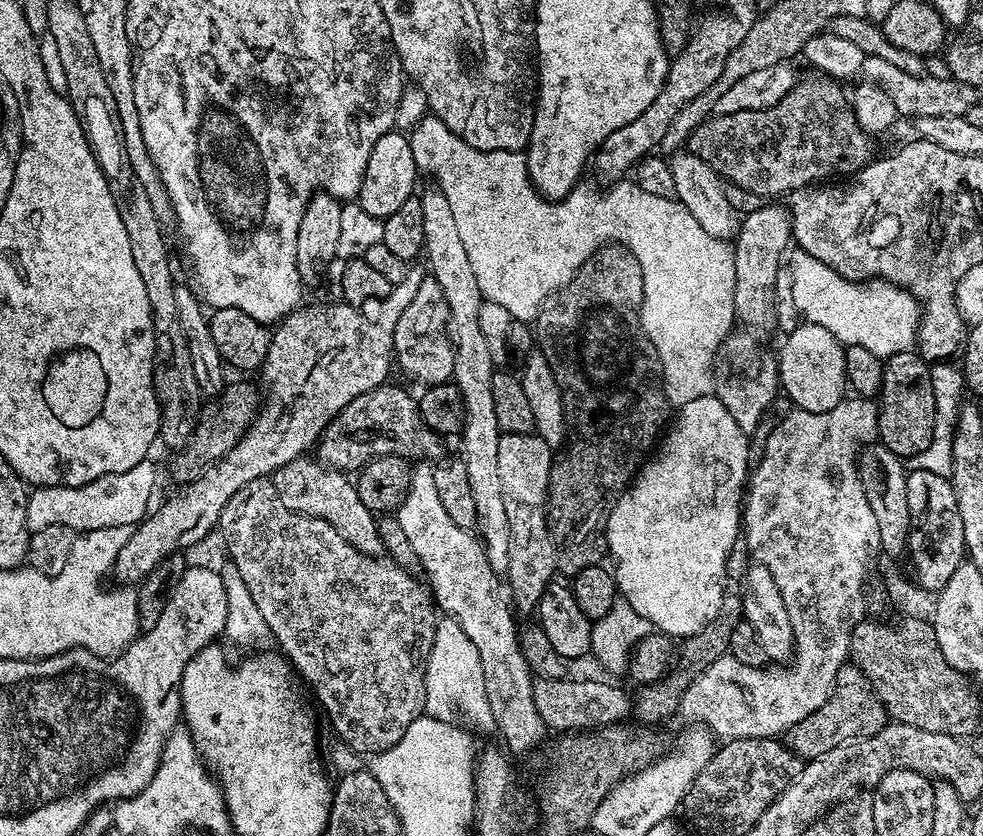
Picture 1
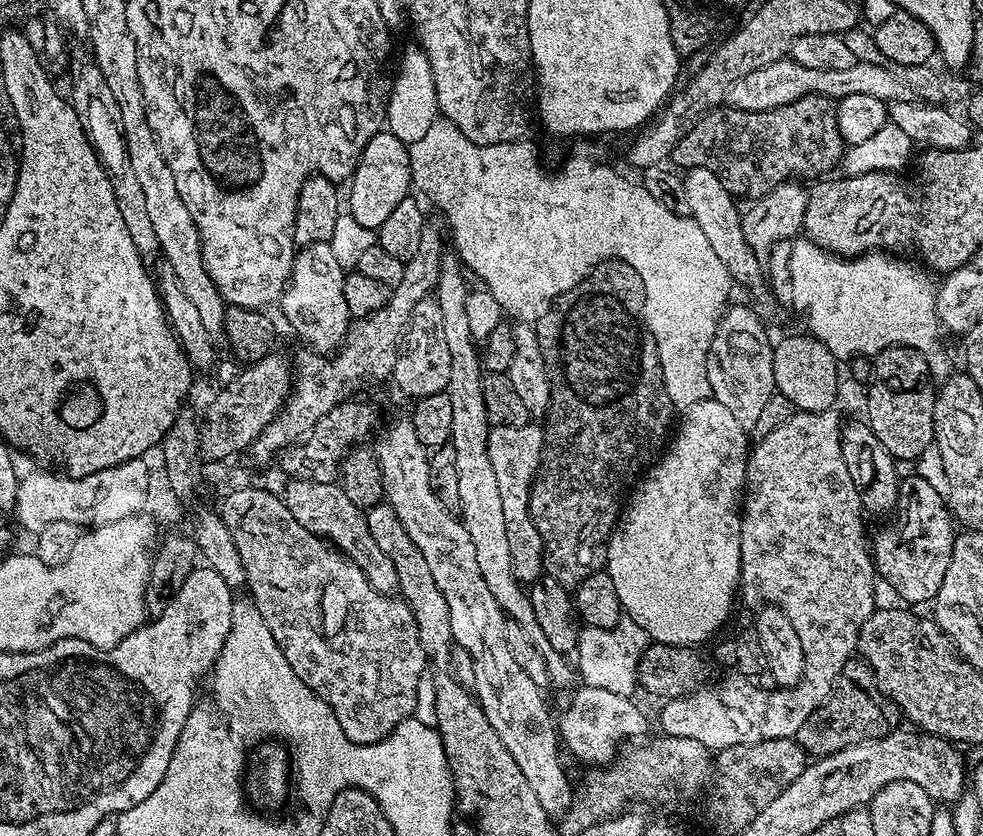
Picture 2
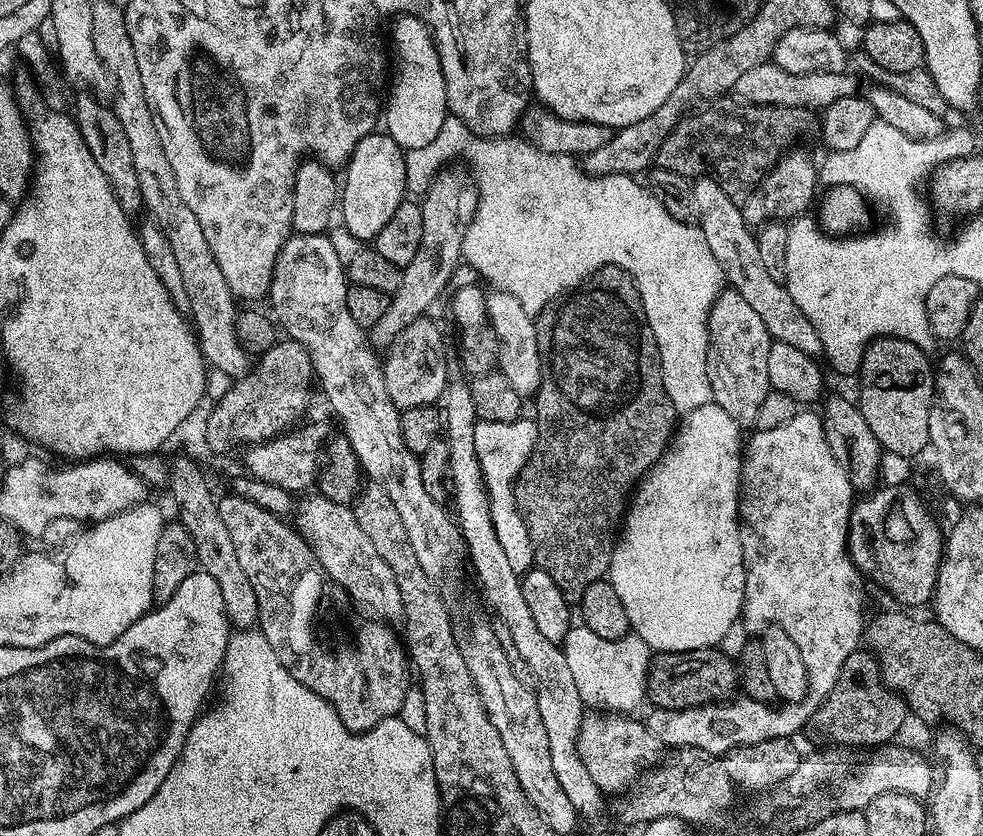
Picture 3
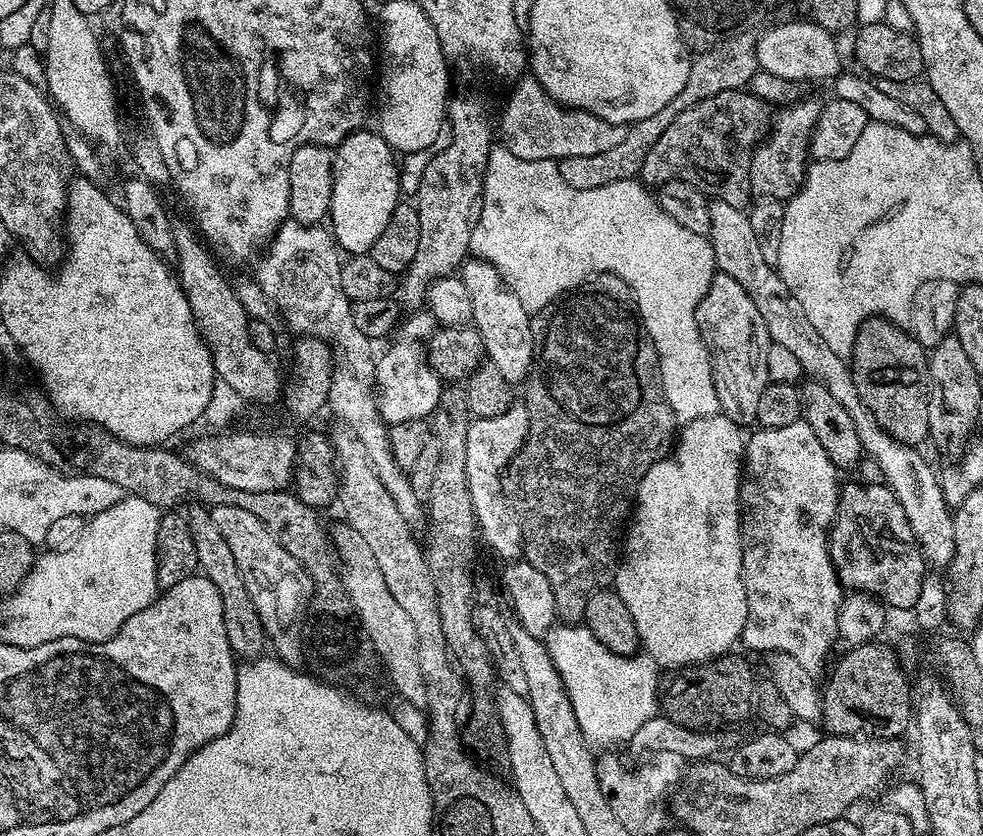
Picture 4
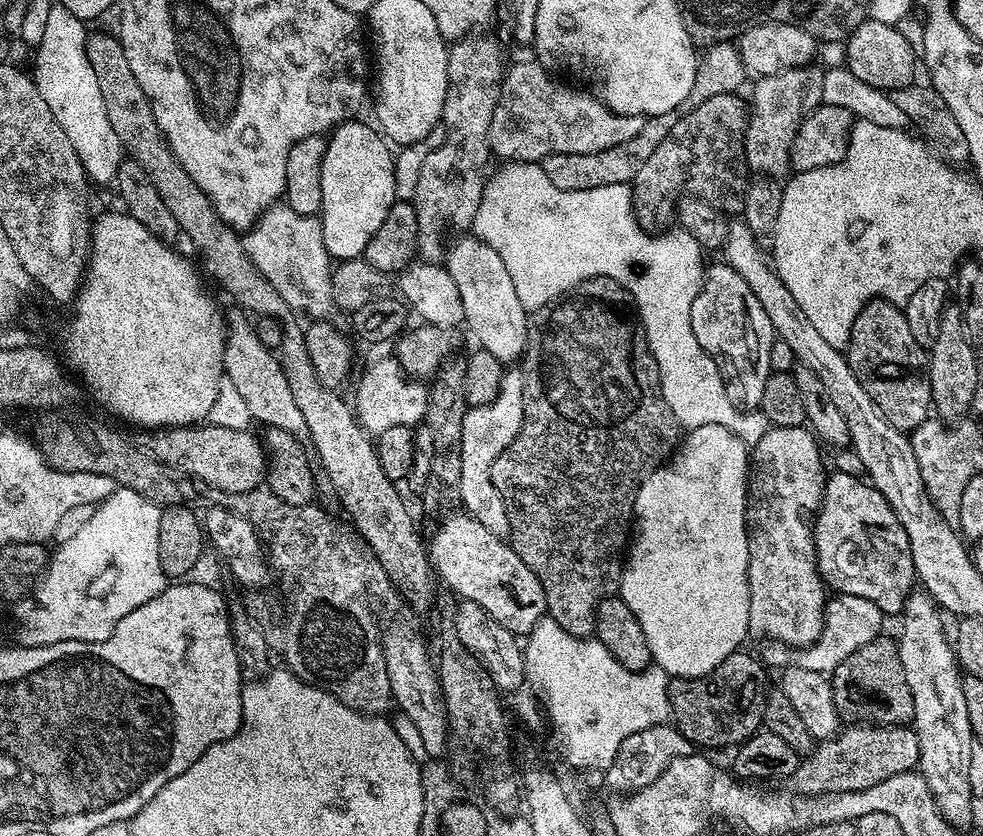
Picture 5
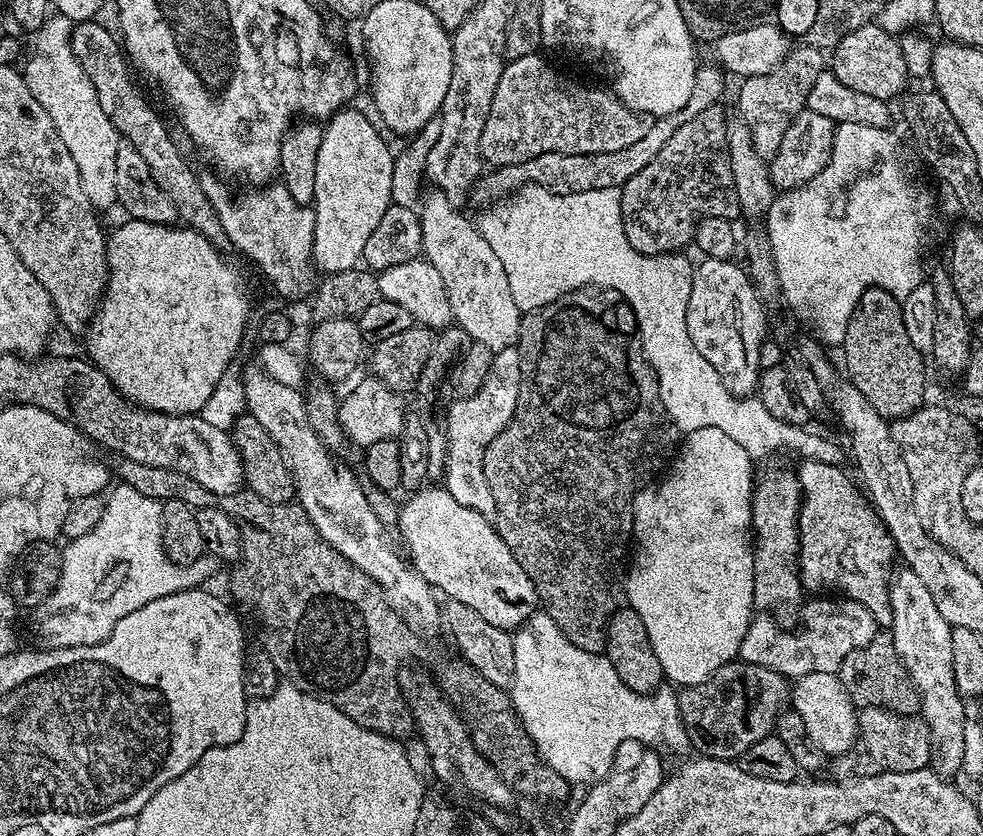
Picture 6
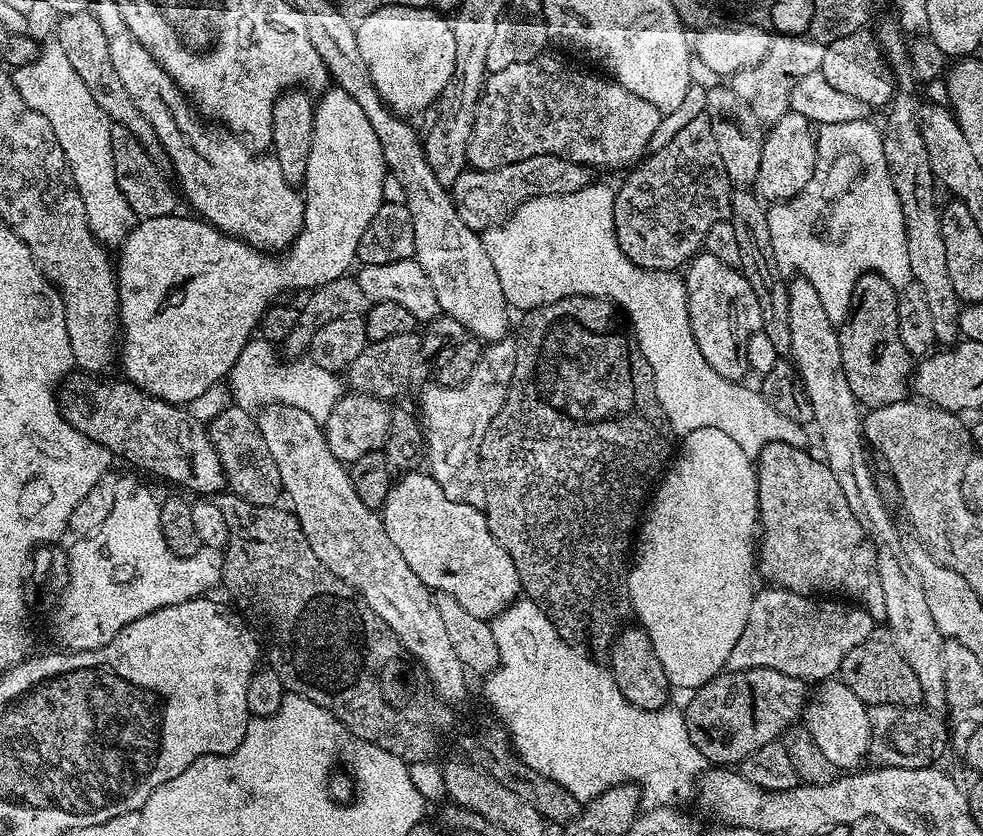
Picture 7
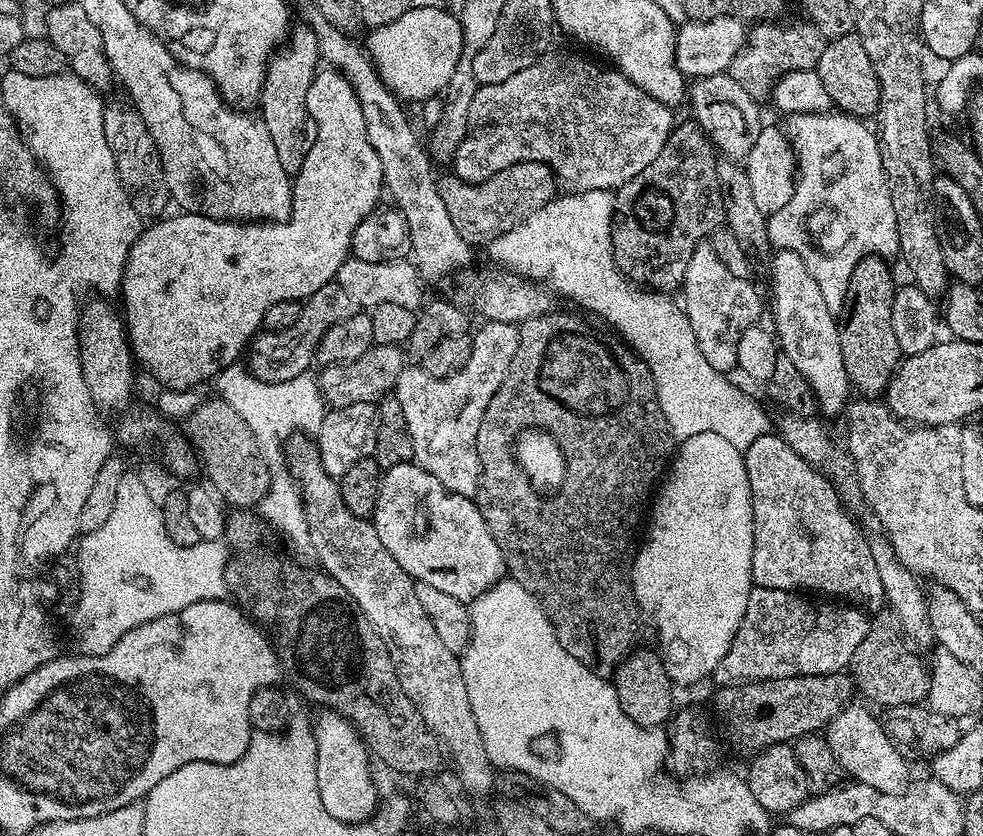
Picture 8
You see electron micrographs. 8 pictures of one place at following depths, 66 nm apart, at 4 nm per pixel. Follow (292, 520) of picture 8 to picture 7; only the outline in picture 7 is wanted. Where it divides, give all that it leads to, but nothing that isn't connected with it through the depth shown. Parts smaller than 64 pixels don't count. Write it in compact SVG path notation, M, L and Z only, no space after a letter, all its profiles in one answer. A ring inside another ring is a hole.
M263 338L249 340L242 354L238 354L238 362L234 362L226 377L231 399L239 407L249 410L274 404L290 404L298 410L306 410L306 414L310 414L316 420L321 422L328 420L342 395L341 377L335 372L322 369L312 359L288 358L284 361L276 357L276 352L277 345L271 344L269 340Z

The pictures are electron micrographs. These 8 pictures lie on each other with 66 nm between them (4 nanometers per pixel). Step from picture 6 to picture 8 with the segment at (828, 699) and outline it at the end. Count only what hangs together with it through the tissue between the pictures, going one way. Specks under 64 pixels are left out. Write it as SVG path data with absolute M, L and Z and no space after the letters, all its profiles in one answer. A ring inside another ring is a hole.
M849 703L826 725L826 739L834 758L838 758L845 777L857 784L874 786L874 790L883 792L904 791L910 783L905 753L894 743L883 723L877 717L875 720L863 703L856 703Z

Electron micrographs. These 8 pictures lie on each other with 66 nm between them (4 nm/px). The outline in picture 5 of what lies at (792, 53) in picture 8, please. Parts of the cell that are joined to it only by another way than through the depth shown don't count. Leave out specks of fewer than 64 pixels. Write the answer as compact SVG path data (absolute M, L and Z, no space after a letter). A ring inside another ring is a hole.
M811 64L781 69L776 75L759 77L754 82L752 96L748 98L749 116L744 132L744 160L751 173L777 180L783 179L787 171L789 173L790 150L801 122L824 101L822 78L825 71L817 66Z

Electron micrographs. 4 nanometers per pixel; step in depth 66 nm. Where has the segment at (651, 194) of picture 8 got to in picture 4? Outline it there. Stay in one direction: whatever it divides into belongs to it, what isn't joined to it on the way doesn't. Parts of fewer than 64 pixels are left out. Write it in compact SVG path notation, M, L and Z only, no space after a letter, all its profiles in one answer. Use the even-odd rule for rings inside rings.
M733 90L714 94L690 106L690 110L682 110L682 114L678 114L678 118L674 118L674 122L666 126L662 138L658 138L654 146L650 146L640 167L639 179L648 186L659 186L671 180L681 180L692 184L695 188L706 189L709 197L727 204L739 205L740 200L750 196L751 156L758 143L767 136L769 127L770 105L756 97L751 90Z

